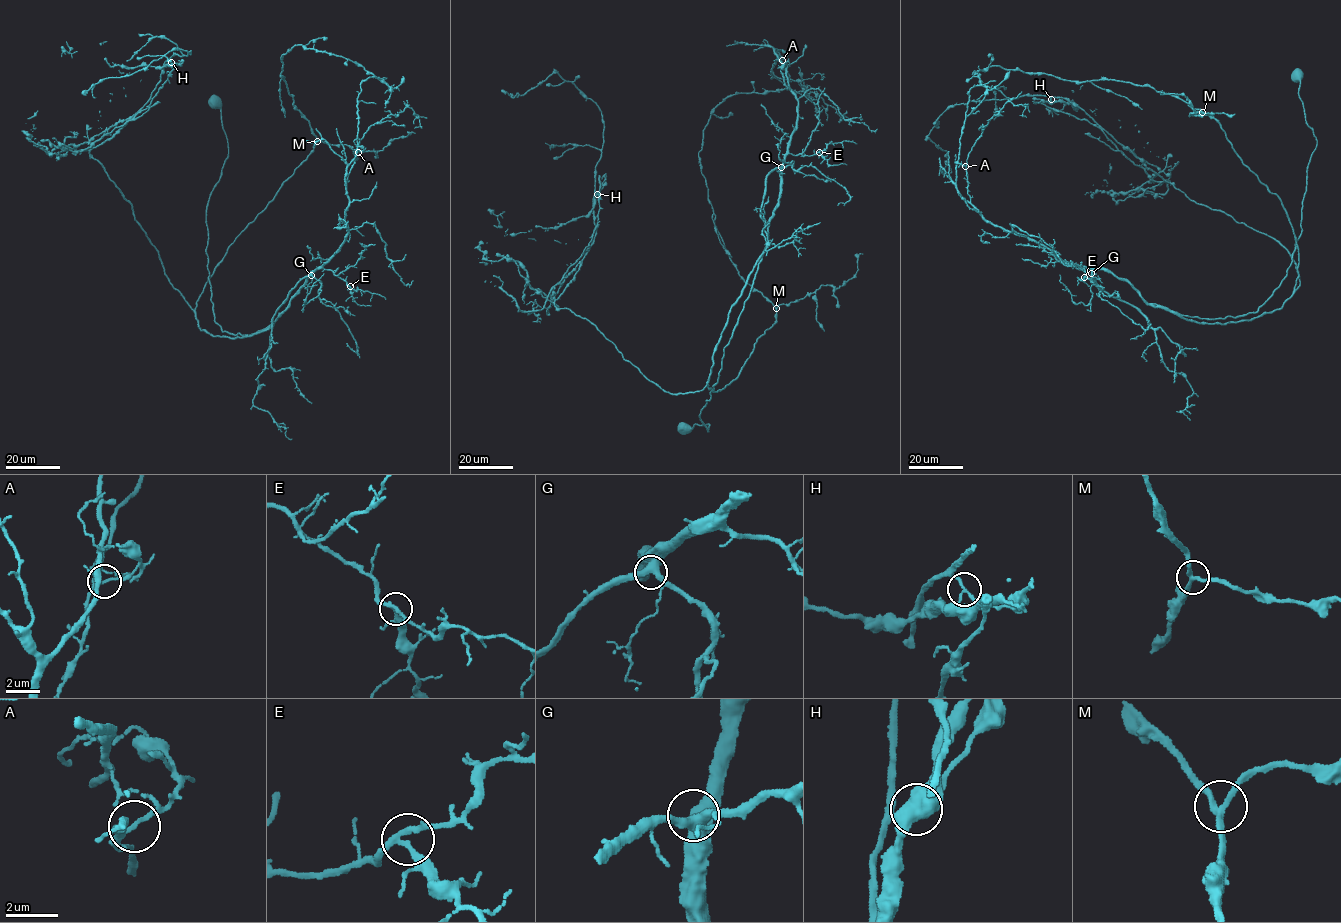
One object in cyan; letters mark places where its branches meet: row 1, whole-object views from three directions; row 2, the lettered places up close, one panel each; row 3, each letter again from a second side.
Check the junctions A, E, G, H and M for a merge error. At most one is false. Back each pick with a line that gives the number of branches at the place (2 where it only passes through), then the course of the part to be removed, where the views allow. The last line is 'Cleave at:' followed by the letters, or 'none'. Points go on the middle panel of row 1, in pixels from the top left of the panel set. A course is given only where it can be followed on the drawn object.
H: 3 | (597, 194), (600, 185), (594, 242), (551, 298), (530, 286), (519, 262), (496, 255), (487, 263)
Cleave at: H

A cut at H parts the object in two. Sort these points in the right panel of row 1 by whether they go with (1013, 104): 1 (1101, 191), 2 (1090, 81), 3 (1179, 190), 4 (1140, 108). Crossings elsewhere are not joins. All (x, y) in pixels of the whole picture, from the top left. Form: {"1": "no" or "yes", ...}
{"1": "yes", "2": "yes", "3": "yes", "4": "yes"}

